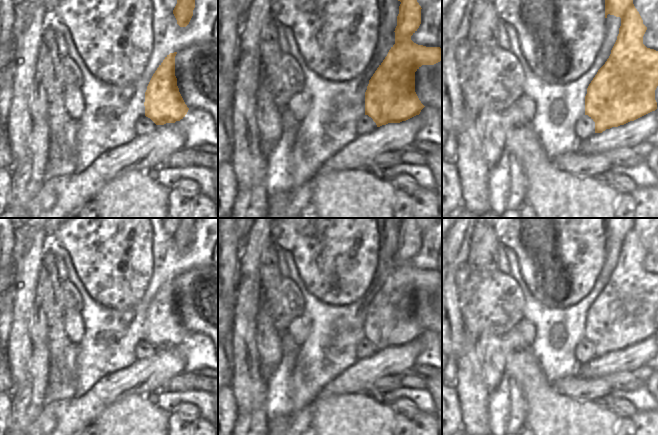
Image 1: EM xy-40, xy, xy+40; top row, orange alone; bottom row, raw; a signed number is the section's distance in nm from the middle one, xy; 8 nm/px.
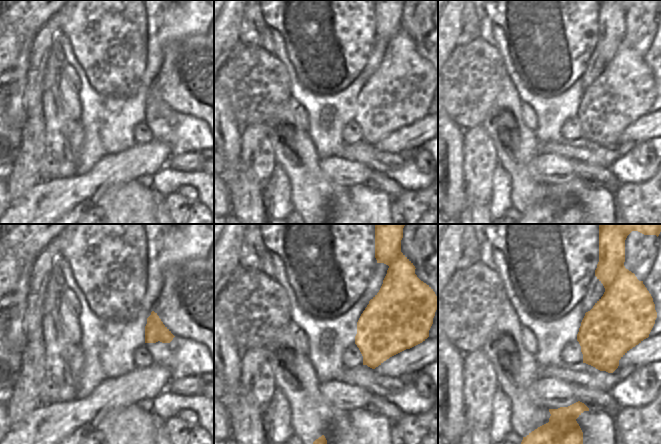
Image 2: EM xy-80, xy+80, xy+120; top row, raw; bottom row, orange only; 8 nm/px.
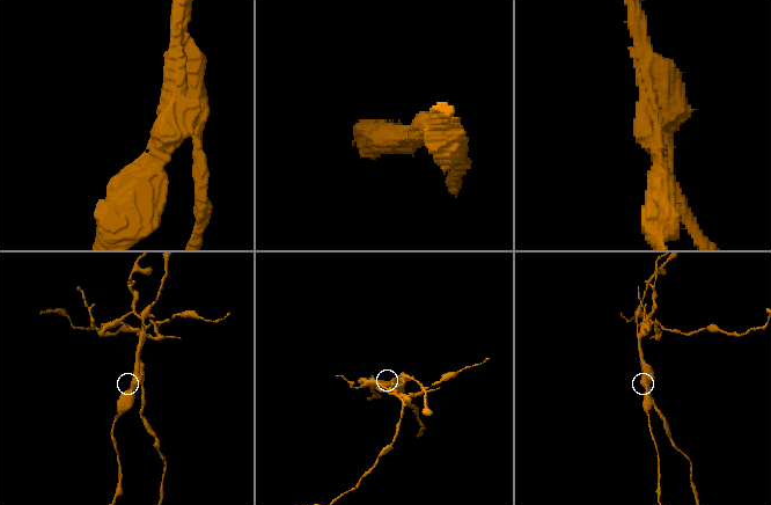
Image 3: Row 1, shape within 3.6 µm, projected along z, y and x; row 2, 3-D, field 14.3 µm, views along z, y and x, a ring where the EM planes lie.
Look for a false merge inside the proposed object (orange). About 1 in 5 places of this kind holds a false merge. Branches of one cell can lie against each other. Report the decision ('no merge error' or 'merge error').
merge error

